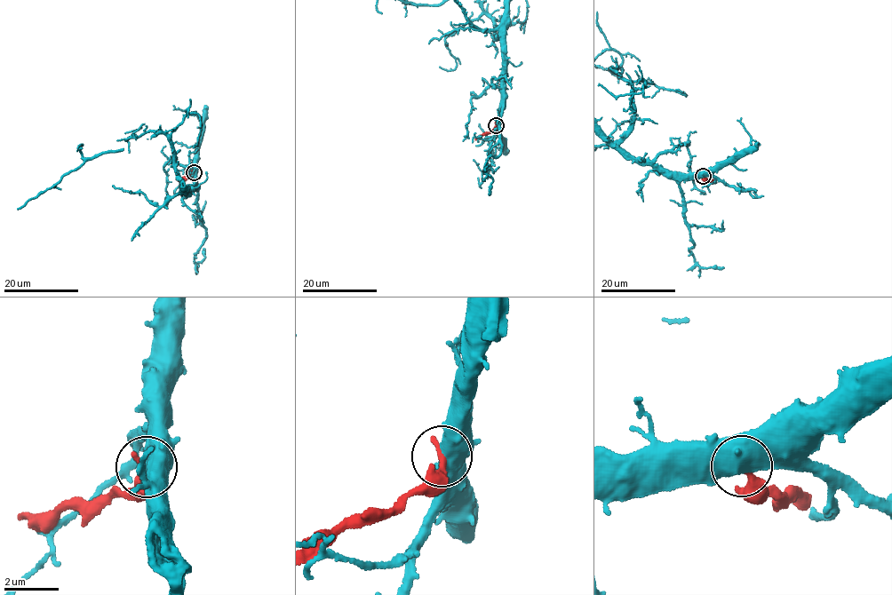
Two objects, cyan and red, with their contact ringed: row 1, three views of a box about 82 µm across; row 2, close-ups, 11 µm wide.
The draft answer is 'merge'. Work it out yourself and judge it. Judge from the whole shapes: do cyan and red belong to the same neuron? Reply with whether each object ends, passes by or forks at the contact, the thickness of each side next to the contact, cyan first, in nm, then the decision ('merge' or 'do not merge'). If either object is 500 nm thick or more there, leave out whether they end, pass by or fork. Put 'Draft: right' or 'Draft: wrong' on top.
Draft: wrong
750 nm thick on the cyan side, 360 nm on the other; do not merge

